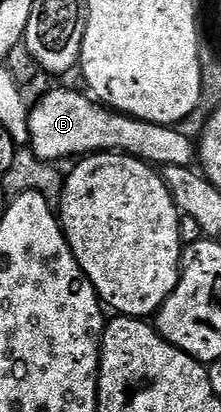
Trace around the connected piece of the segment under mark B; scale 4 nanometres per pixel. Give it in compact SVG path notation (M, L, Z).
M53 90L45 94L37 103L32 103L29 111L30 138L28 145L39 160L52 164L60 163L60 158L80 159L82 156L99 154L102 152L116 152L118 154L130 154L141 162L147 162L154 168L162 166L174 166L183 168L193 166L199 154L199 146L185 134L180 134L180 129L171 126L160 126L144 122L138 118L130 118L127 114L118 114L116 110L106 108L98 104L92 97L84 93L76 94L73 90Z

